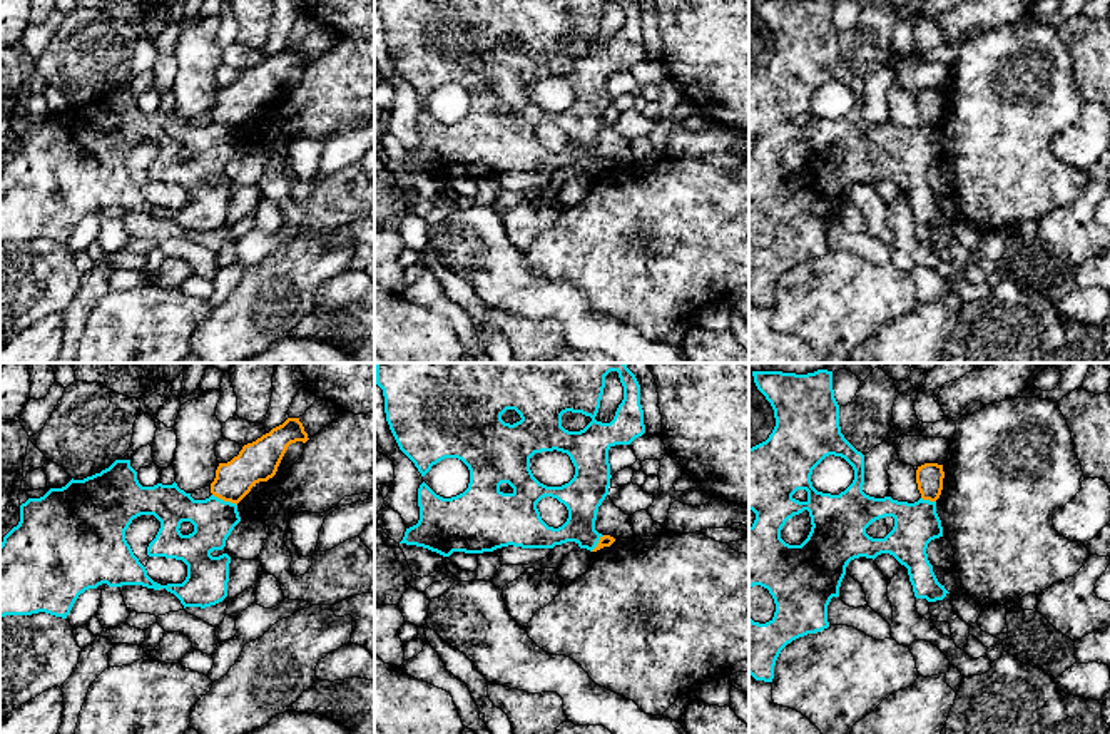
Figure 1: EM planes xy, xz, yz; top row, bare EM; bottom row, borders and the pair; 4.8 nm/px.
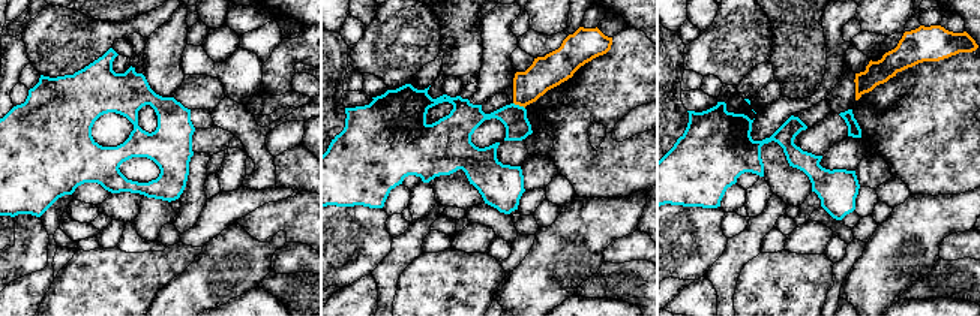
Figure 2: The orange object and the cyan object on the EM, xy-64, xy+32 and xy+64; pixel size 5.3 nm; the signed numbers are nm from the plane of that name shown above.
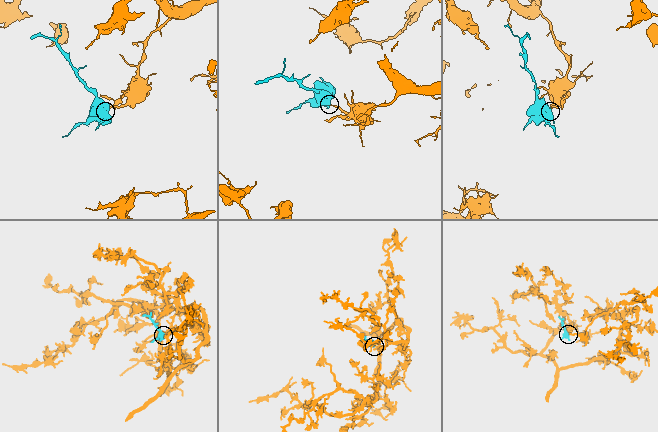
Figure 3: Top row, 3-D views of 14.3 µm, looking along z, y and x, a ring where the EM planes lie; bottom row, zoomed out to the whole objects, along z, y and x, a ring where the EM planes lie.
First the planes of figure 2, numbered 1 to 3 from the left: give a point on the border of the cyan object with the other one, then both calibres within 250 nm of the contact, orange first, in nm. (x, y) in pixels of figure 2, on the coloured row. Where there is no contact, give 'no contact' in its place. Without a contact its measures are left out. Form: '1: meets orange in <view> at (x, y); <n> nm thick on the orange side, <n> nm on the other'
1: no contact
2: meets orange in xy+32 at (520, 105); 180 nm thick on the orange side, 140 nm on the other
3: no contact

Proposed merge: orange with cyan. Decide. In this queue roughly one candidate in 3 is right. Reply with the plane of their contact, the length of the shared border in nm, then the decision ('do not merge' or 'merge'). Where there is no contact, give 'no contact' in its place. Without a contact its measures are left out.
xy | 130 nm | do not merge

